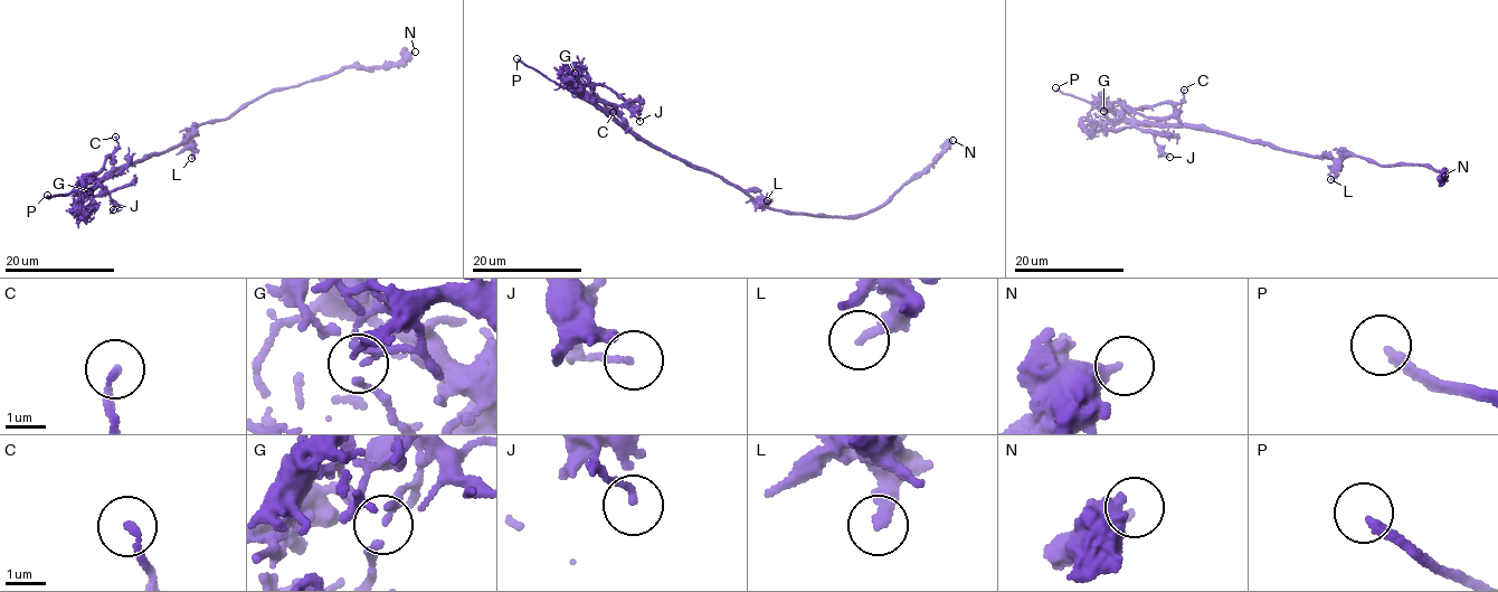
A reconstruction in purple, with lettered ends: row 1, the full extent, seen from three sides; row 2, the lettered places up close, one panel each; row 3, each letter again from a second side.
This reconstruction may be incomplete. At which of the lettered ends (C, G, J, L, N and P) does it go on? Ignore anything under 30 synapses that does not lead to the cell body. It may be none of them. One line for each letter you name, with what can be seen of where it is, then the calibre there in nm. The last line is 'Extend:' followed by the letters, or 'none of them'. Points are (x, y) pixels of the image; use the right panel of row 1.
P: Place: (1055, 87). Thickness 280 nm
Extend: P

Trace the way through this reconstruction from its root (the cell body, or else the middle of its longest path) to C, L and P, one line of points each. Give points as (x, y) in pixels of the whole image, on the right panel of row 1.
C: (1317, 156), (1194, 128), (1134, 121), (1125, 115), (1130, 109), (1174, 105), (1184, 97), (1184, 90)
L: (1317, 156), (1333, 161), (1334, 175), (1330, 179)
P: (1317, 156), (1283, 150), (1226, 133), (1138, 121), (1126, 112), (1097, 106), (1055, 87)

